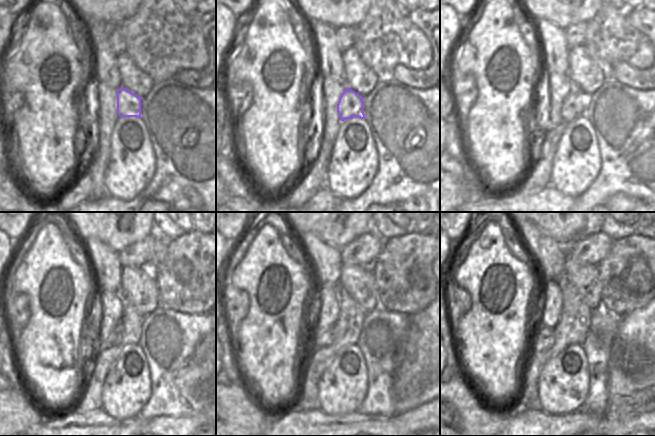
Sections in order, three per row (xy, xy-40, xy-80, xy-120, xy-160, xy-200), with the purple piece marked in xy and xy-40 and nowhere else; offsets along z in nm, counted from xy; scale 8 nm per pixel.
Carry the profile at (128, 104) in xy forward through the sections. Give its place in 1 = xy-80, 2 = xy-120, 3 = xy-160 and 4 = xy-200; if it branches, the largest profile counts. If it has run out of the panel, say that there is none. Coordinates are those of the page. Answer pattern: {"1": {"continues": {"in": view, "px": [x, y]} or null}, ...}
{"1": {"continues": {"in": "xy-80", "px": [575, 105]}}, "2": {"continues": {"in": "xy-120", "px": [117, 333]}}, "3": {"continues": {"in": "xy-160", "px": [321, 337]}}, "4": {"continues": {"in": "xy-200", "px": [544, 337]}}}

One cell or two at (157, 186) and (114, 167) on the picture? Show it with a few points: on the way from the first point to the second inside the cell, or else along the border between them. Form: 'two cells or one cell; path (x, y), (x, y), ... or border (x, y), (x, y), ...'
two cells; border (155, 159), (155, 173), (153, 177), (133, 199)

